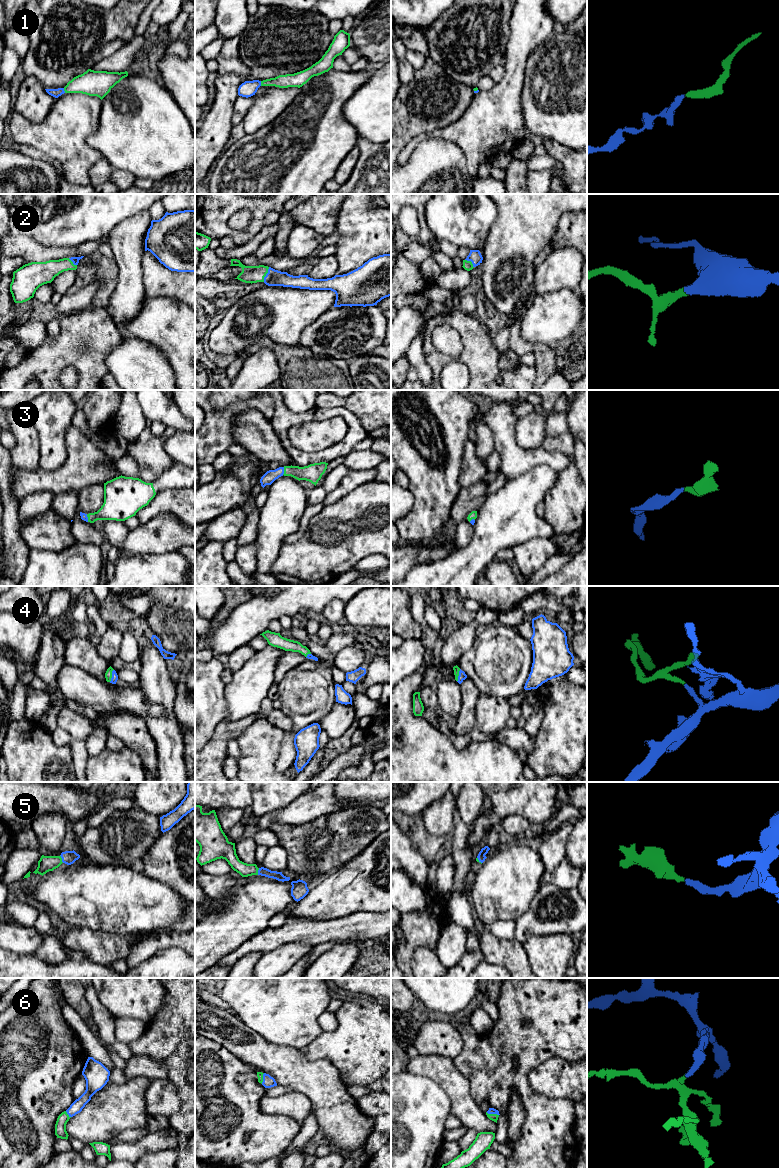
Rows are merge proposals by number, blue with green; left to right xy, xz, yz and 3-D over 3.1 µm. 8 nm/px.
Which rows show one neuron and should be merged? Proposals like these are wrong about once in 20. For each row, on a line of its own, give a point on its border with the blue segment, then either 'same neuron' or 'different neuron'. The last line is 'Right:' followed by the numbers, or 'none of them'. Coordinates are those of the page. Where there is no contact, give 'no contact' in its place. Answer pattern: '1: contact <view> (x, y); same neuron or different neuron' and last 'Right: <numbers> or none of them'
1: contact xy (63, 90); same neuron
2: contact xz (266, 274); same neuron
3: contact xz (283, 471); same neuron
4: contact xy (112, 675); same neuron
5: contact xy (62, 859); same neuron
6: contact yz (492, 1113); same neuron
Right: 1, 2, 3, 4, 5, 6

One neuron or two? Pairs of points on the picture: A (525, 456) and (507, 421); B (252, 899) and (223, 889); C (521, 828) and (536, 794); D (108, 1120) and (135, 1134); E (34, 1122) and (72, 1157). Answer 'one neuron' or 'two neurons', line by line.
A: one neuron
B: two neurons
C: two neurons
D: two neurons
E: two neurons

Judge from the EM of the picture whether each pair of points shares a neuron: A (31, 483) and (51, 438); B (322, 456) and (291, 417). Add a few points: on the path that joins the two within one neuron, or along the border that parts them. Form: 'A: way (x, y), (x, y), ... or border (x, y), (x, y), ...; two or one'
A: border (62, 464), (54, 470), (39, 469); two
B: way (306, 457), (299, 457), (286, 444), (284, 433); one

